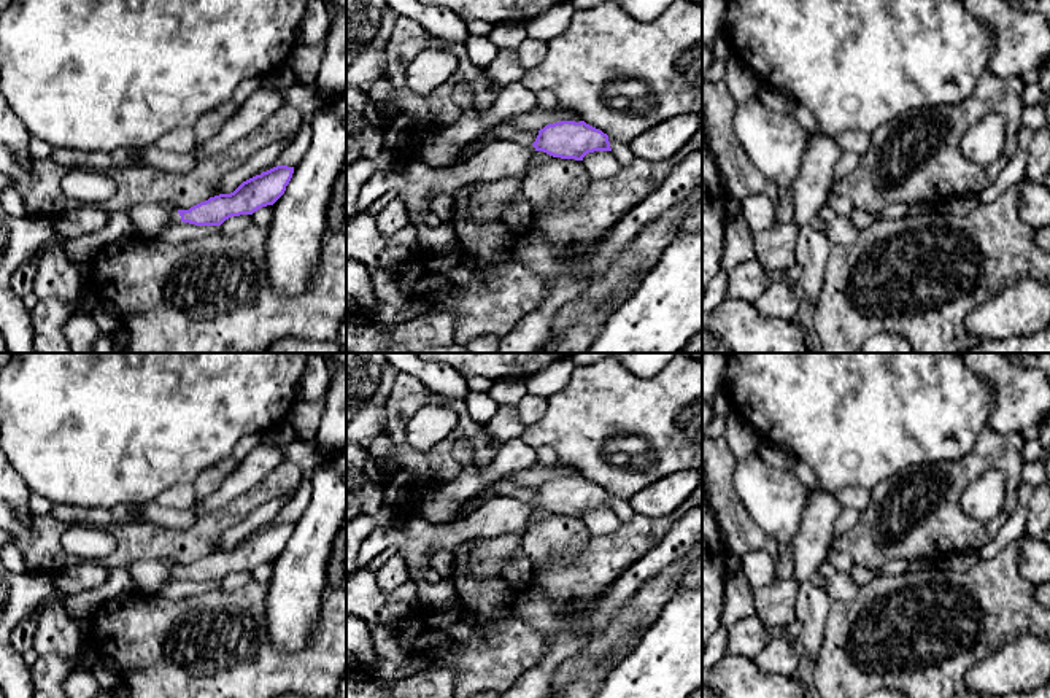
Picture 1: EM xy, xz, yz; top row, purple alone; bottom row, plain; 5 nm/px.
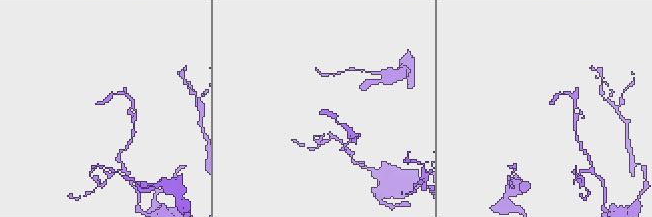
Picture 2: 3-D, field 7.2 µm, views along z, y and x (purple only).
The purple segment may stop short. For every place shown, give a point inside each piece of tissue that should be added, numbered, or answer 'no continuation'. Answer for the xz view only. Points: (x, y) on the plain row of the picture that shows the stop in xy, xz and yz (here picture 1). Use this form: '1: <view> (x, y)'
1: xz (499, 515)

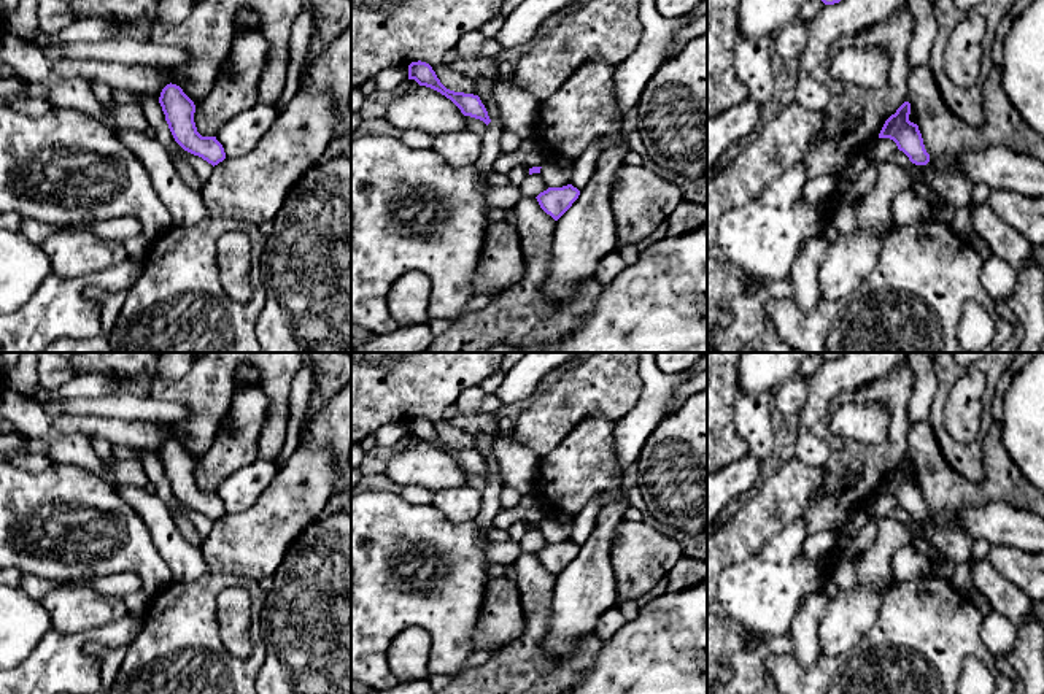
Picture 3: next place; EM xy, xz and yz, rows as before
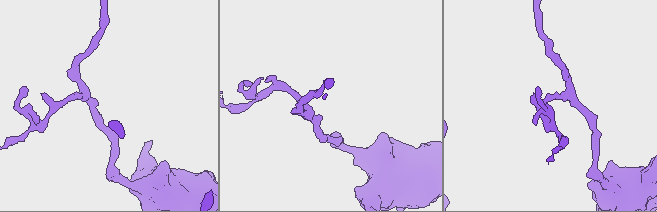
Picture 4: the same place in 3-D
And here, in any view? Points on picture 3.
no continuation

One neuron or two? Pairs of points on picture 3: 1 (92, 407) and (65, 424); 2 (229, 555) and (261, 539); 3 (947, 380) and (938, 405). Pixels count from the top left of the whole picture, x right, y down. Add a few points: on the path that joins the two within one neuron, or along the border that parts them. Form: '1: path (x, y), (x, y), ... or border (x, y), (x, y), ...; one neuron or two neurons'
1: border (50, 416), (73, 413), (102, 415), (118, 420); two neurons
2: path (237, 547), (240, 543), (253, 543); one neuron
3: path (944, 386), (939, 399); one neuron

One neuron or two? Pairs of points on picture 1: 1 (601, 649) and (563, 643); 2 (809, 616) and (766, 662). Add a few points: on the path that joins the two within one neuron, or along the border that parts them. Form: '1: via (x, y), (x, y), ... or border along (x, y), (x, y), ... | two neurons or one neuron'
1: border along (609, 619), (580, 651), (567, 657), (555, 670) | two neurons
2: border along (796, 644), (801, 651) | two neurons

